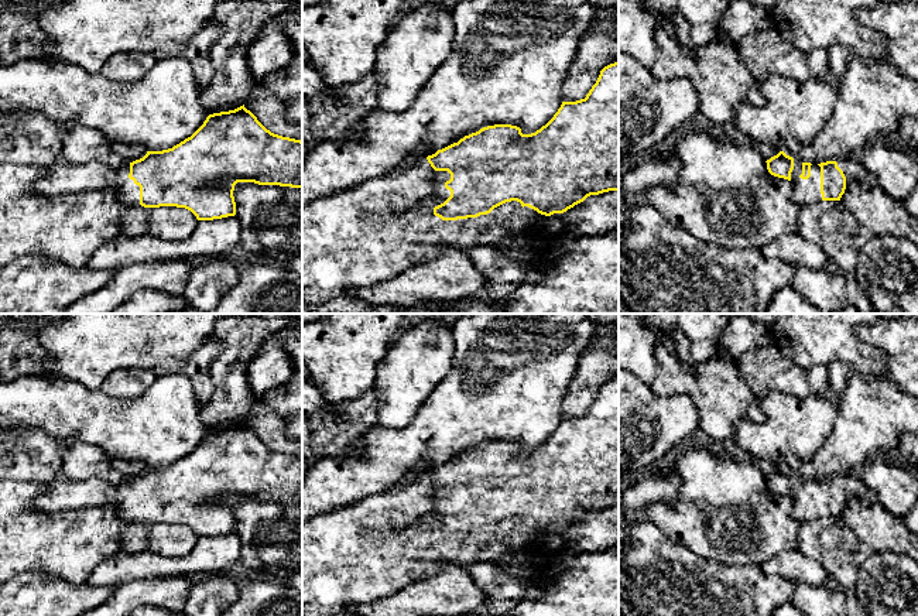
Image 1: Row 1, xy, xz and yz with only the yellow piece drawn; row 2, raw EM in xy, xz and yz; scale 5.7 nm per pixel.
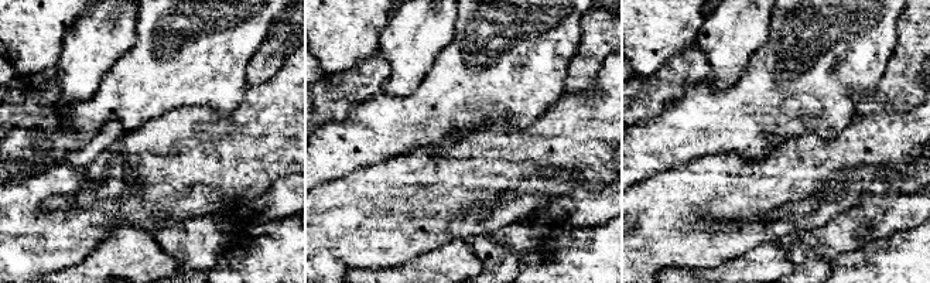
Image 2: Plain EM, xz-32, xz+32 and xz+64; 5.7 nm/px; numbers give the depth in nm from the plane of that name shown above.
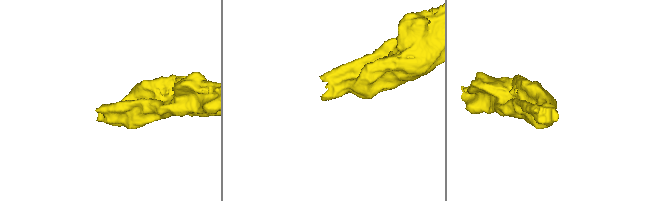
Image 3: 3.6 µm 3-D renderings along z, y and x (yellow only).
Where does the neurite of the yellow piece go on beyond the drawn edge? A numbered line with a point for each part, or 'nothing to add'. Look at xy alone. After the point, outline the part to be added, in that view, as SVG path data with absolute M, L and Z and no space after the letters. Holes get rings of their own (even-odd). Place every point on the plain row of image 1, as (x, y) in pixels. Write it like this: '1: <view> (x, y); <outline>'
1: xy (61, 493); M61 472L45 485L47 489L32 503L37 511L56 513L110 504L117 509L121 520L140 521L140 503L129 494L130 479L123 479L119 485L99 478L78 482Z

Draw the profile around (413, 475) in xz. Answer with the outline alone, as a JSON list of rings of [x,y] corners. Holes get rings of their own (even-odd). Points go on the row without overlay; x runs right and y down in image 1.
[[[414,469],[408,472],[404,478],[401,478],[397,483],[388,486],[387,490],[401,490],[411,485],[417,478],[424,475],[424,469]]]

